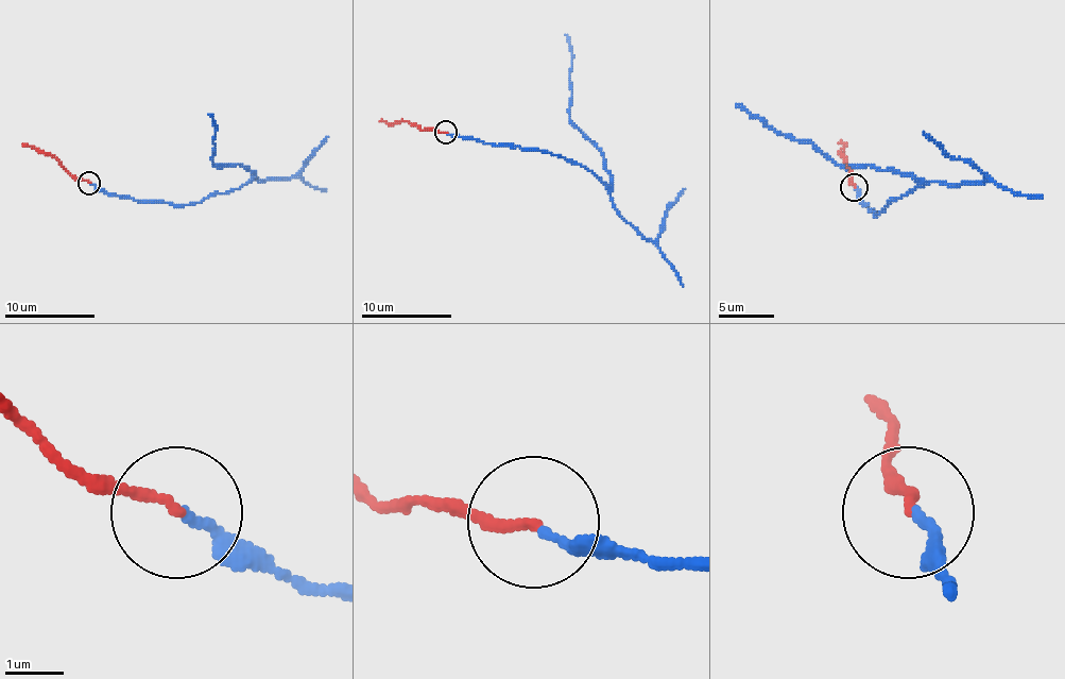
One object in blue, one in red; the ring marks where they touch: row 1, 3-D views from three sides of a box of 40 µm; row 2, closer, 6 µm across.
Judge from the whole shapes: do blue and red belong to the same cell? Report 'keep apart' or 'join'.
join

